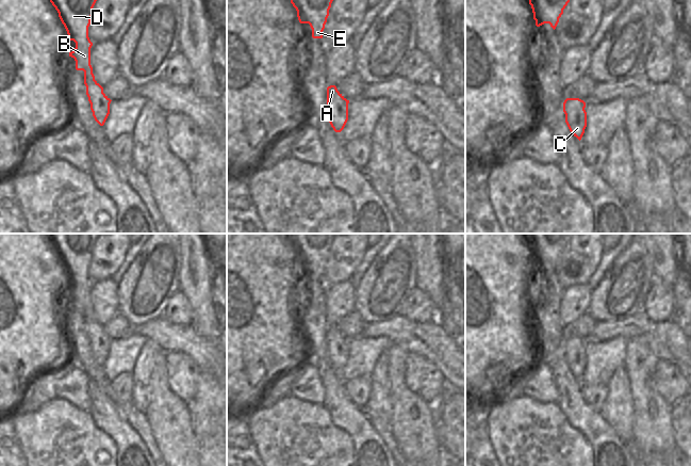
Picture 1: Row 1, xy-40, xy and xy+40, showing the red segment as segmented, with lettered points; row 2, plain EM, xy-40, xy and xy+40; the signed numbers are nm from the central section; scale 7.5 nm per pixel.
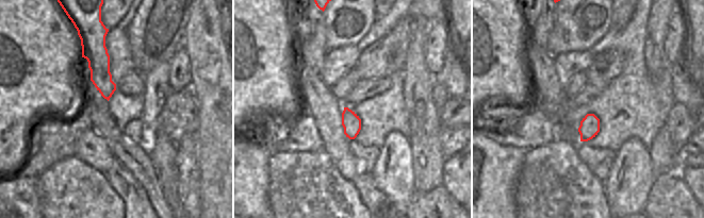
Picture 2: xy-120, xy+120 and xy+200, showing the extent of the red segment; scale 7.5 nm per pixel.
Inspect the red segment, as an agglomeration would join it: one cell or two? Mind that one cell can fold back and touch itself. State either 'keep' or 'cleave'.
keep

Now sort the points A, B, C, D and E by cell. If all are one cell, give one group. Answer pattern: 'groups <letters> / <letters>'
groups A B C D E

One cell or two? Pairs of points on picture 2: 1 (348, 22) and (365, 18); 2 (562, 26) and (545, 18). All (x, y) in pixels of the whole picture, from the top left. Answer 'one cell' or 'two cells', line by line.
1: one cell
2: two cells

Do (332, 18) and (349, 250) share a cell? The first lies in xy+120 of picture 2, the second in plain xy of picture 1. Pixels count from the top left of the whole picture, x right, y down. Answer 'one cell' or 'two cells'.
one cell

